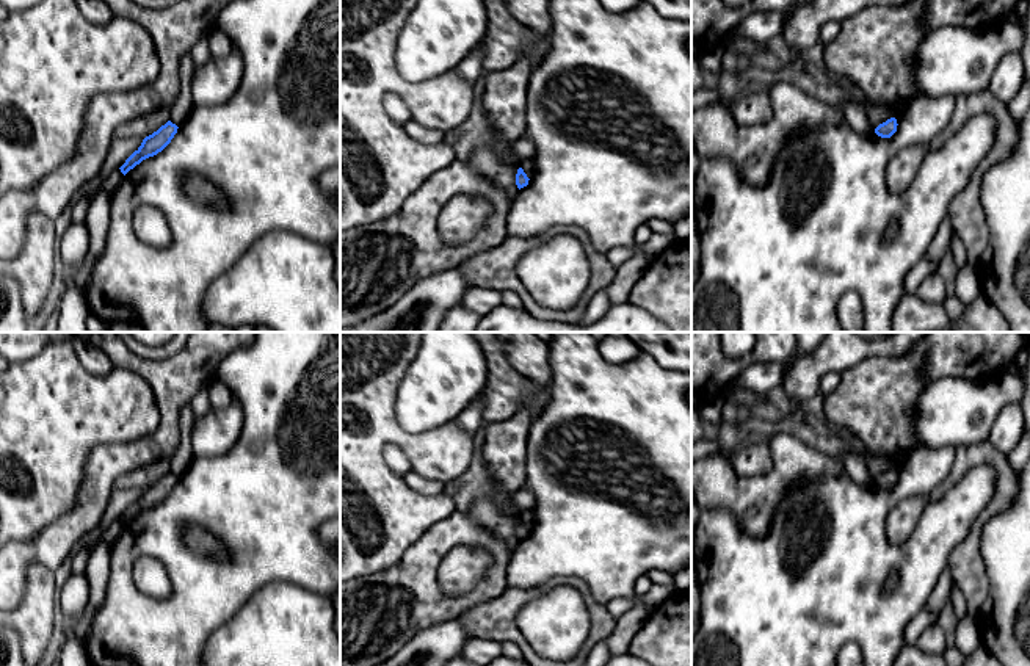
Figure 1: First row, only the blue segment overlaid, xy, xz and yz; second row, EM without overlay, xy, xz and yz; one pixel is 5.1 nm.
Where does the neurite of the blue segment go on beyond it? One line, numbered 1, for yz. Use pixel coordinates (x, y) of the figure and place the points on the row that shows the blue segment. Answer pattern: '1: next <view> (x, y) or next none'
1: next none

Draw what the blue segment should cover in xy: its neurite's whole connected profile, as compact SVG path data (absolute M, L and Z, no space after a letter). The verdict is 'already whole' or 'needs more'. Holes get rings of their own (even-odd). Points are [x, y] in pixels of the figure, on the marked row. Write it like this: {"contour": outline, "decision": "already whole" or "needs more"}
{"contour": "M168 121L157 132L146 136L141 146L125 160L125 163L119 168L125 176L130 169L140 165L143 160L157 155L161 152L177 133L177 125Z", "decision": "already whole"}

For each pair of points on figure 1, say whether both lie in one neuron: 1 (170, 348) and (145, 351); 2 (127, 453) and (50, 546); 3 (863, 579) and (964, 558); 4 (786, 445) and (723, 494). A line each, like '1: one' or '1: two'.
1: one
2: one
3: two
4: one

